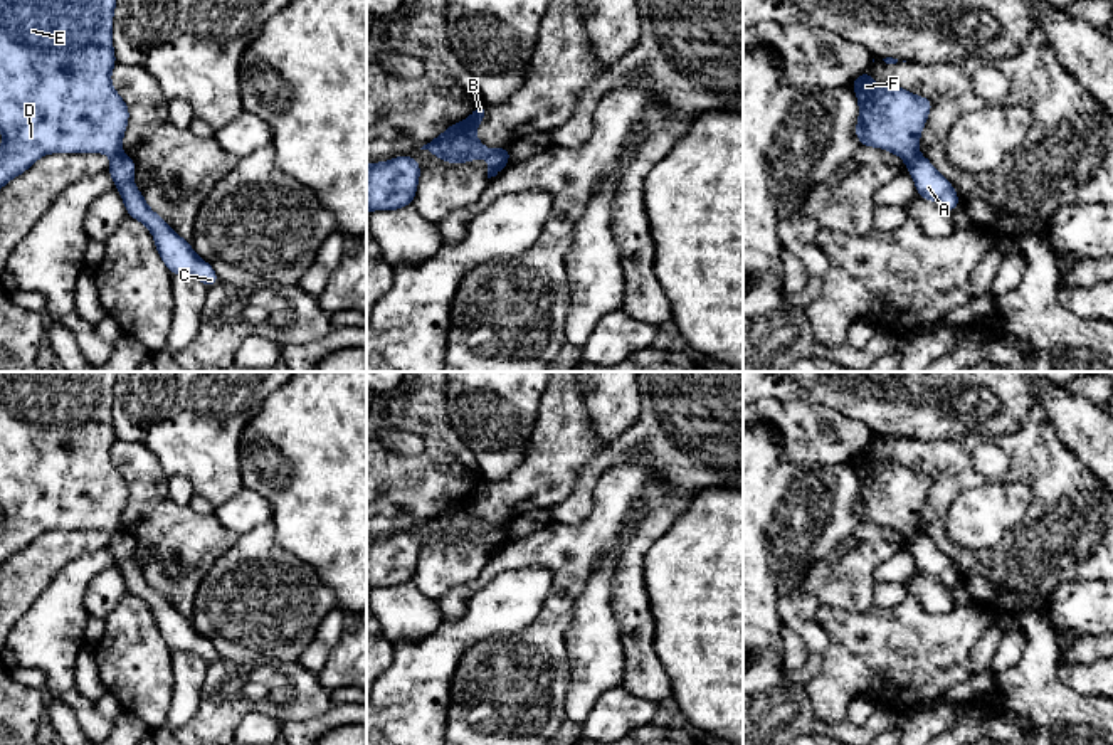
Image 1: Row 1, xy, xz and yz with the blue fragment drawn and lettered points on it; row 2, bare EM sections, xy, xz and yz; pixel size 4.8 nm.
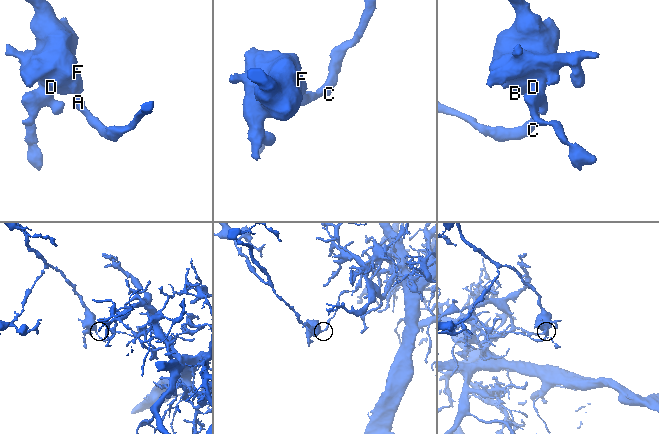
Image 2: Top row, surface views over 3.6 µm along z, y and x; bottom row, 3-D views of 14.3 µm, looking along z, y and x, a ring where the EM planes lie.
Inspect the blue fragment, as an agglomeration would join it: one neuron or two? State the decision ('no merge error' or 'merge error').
merge error

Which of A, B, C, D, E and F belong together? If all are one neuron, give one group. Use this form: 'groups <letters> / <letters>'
groups A C / B D E F

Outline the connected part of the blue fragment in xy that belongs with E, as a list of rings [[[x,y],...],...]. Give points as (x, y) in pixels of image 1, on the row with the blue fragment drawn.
[[[0,0],[0,188],[47,153],[121,155],[129,109],[111,86],[116,0]]]

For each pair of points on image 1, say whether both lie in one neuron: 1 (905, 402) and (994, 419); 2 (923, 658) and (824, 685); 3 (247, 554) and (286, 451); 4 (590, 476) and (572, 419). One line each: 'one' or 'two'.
1: one
2: one
3: two
4: two

